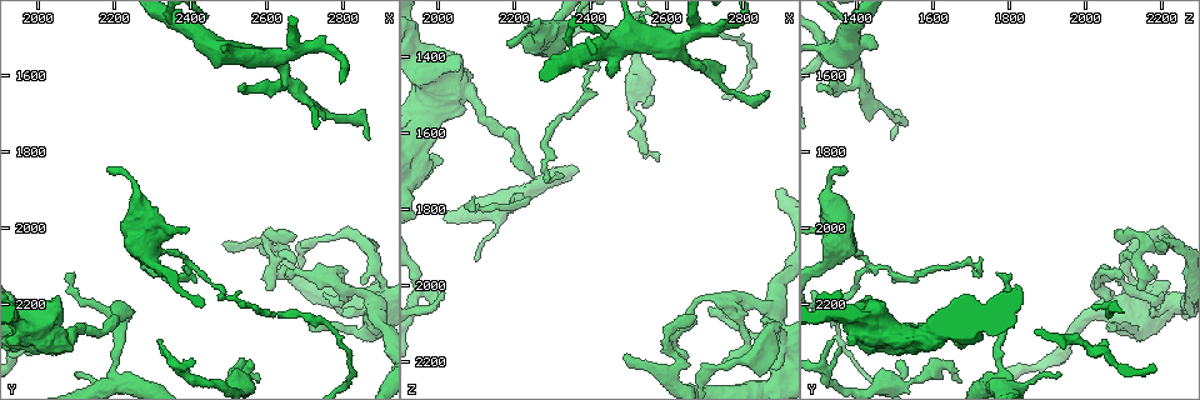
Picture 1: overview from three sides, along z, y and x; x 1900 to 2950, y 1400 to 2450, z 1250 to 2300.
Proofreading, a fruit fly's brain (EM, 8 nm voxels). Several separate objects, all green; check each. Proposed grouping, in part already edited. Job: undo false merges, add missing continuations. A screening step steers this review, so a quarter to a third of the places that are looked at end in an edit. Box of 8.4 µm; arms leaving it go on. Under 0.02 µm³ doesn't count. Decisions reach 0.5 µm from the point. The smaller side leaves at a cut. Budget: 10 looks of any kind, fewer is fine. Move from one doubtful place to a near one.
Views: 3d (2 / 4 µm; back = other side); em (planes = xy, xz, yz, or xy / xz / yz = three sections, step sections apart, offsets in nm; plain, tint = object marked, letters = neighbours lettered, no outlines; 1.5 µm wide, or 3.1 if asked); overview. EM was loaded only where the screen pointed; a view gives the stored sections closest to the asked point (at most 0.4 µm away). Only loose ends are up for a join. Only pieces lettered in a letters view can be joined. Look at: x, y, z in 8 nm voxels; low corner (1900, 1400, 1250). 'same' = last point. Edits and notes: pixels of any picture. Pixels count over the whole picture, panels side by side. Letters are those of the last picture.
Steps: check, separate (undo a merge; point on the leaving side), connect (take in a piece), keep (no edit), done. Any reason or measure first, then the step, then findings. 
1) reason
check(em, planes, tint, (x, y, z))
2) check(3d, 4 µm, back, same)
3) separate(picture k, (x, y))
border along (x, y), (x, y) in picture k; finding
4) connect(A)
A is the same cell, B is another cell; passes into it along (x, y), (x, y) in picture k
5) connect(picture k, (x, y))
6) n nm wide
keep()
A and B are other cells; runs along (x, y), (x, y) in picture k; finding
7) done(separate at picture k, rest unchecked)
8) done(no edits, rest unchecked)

a narrow waist
check(3d, 2 µm, (2765, 1710, 1490))

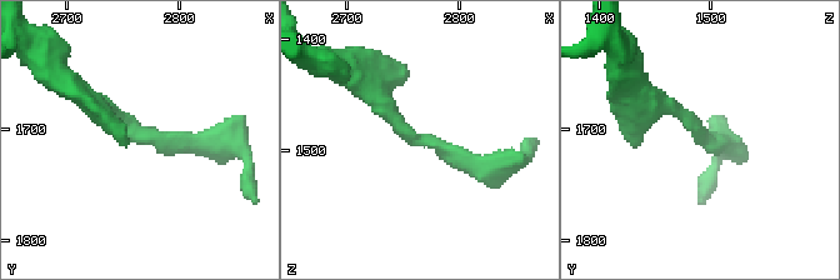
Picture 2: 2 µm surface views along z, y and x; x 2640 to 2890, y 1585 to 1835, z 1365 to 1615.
need the tissue
check(em, xz, step 4, tint, (2774, 1708, 1494))

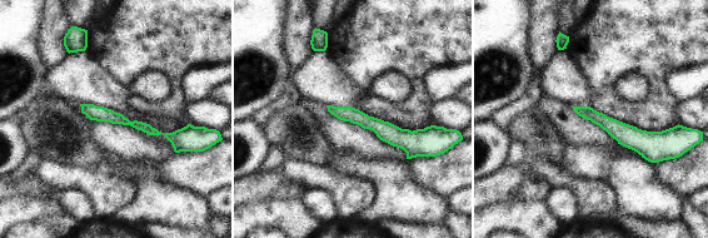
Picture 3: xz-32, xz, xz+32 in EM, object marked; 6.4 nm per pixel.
another direction
check(em, planes, letters, same)

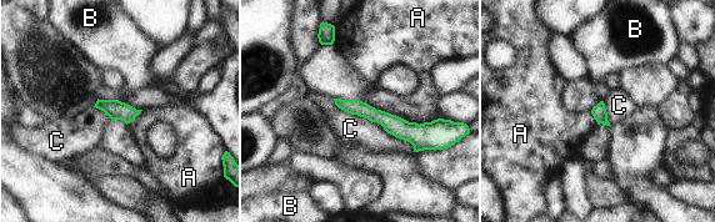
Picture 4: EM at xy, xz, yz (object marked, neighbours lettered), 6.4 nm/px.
90 nm wide
keep()
A, B and C are other cells; one cell here

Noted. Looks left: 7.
tapers out
check(em, planes, tint, (2310, 2295, 1340))

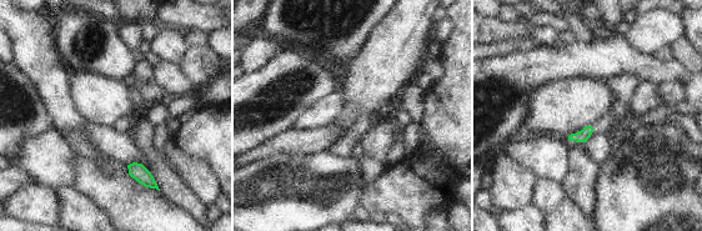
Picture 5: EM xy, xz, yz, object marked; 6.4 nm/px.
what lies round it
check(em, planes, letters, same)

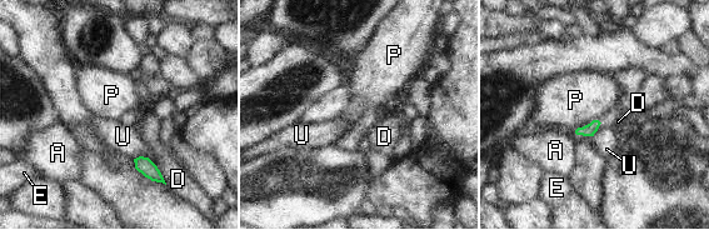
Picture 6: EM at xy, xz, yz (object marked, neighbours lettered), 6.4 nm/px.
keep()
A, D, E, P and U are other cells; border along (134, 158), (149, 158), (158, 166) in picture 6; no lettered piece goes on from it

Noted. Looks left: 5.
thick end
check(em, yz, step 4, letters, (2055, 2175, 1415))

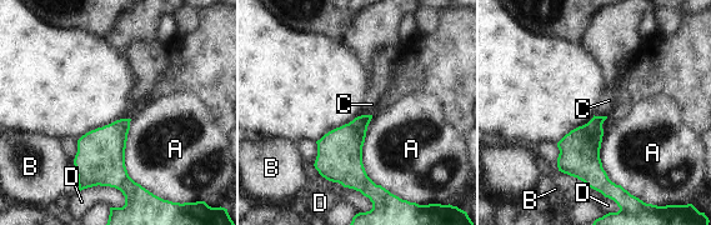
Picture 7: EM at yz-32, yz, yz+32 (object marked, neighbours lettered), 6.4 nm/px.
A touches over 480 nm
keep()
A, B, C and D are other cells; no lettered piece goes on from it

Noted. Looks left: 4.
thin end
check(3d, 4 µm, (2095, 2115, 1770))

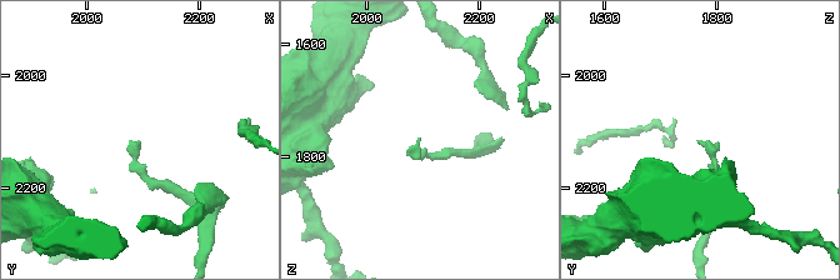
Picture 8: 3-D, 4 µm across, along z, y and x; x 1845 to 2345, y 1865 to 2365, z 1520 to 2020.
check(em, planes, letters, (2090, 2115, 1775))

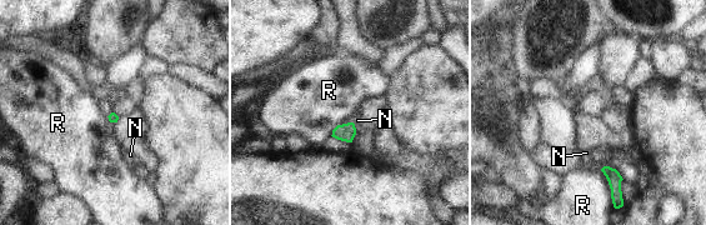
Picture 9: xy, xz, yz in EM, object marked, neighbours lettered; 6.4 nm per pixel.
keep()
N and R are other cells; border along (600, 169), (611, 194) in picture 9; no lettered piece goes on from it

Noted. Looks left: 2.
done(no edits, rest unchecked)

